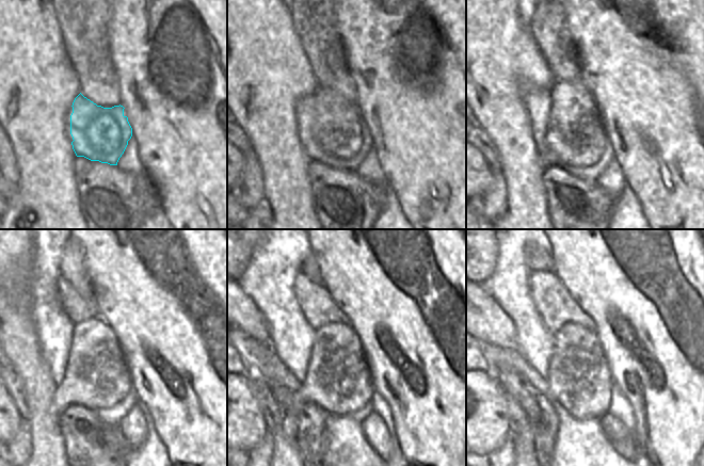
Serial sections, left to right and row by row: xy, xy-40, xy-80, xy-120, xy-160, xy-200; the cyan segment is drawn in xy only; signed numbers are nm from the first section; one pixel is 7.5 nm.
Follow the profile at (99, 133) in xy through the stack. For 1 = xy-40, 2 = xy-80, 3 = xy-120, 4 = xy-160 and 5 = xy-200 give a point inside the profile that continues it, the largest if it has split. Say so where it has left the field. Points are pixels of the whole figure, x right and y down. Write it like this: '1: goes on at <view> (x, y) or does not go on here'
1: goes on at xy-40 (340, 137)
2: goes on at xy-80 (578, 139)
3: goes on at xy-120 (97, 378)
4: goes on at xy-160 (338, 380)
5: goes on at xy-200 (579, 379)

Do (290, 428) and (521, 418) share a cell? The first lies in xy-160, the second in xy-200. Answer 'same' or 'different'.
different

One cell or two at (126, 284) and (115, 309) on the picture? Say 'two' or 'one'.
one

